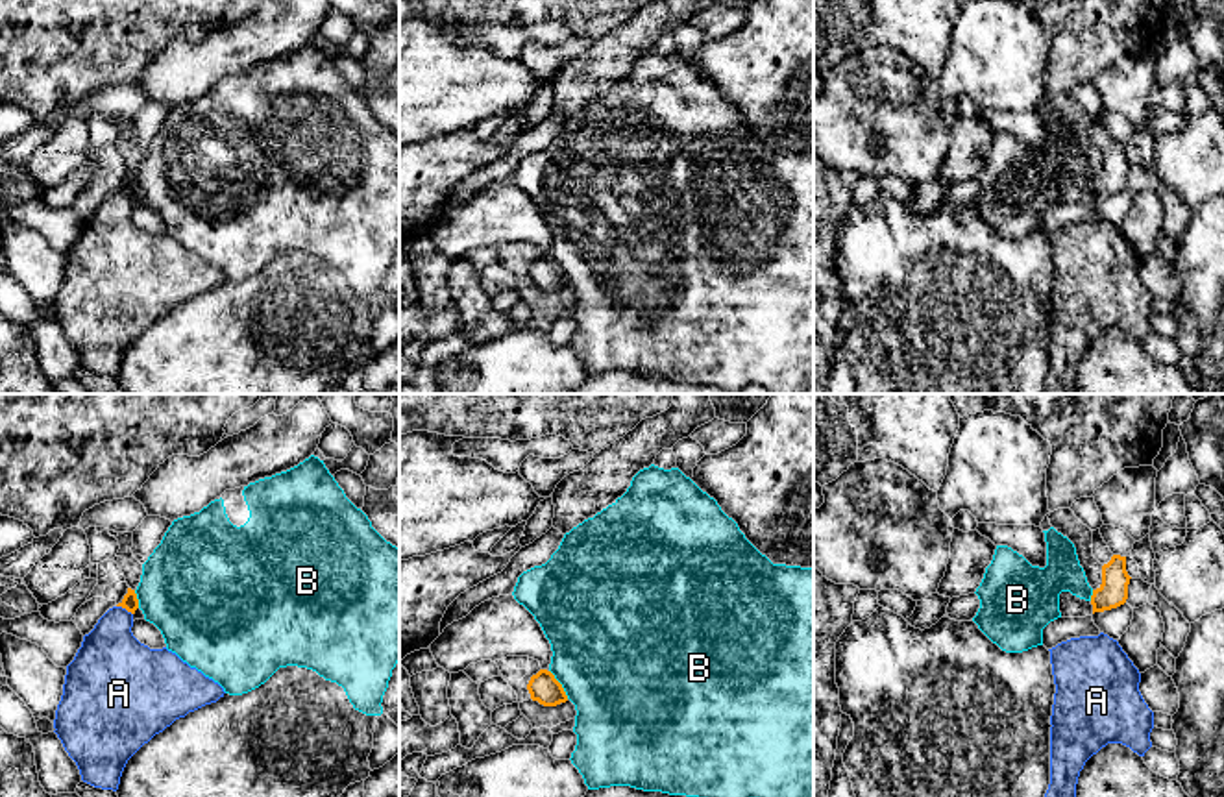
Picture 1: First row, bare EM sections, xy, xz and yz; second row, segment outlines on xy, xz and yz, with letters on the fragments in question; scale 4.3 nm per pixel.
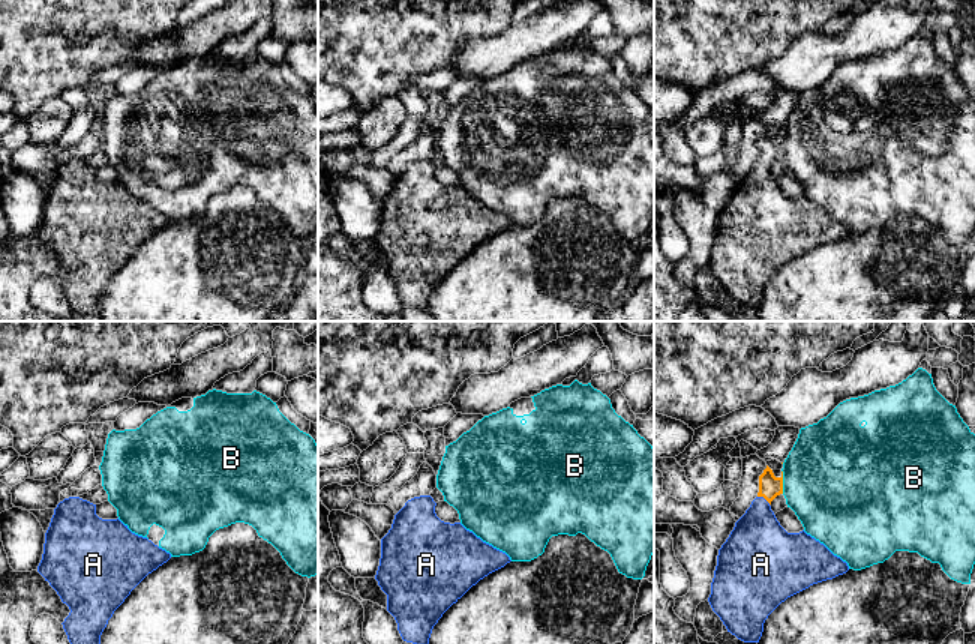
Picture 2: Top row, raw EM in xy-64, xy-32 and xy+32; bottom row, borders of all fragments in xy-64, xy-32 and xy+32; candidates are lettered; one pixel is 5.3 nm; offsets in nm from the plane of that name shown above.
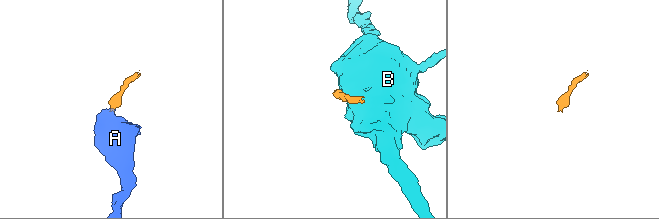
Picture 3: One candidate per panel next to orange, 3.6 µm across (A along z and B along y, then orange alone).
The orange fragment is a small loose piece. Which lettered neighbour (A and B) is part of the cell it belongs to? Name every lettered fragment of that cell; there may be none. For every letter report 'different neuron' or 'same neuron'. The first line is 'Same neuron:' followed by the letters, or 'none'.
Same neuron: A
A: same neuron
B: different neuron

